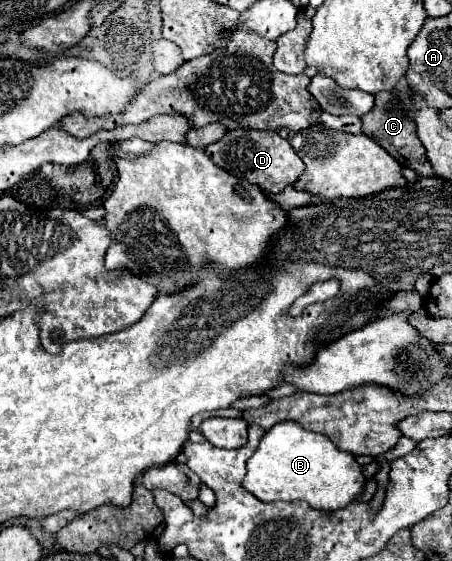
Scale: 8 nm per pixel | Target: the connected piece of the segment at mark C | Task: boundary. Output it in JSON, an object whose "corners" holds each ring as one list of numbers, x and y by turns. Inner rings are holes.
{"corners":[[398,88,390,92,378,92,374,98,376,98,374,108,368,114,364,114,364,118,360,118,362,132,370,136,376,144,380,144,402,166,412,168,420,176,434,176,434,170,426,158,426,150,416,134,416,122,414,122,416,106,412,106,412,98,408,98,408,94,404,94]]}

